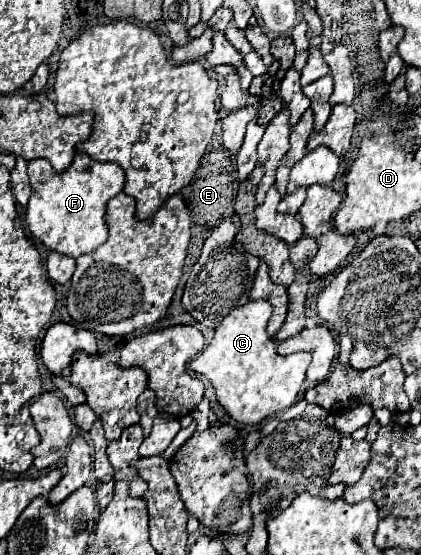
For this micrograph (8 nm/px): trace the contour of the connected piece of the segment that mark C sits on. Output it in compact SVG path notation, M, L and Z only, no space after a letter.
M265 299L235 307L215 329L213 339L205 341L203 351L189 363L189 369L195 371L203 383L205 378L211 381L217 401L225 411L245 425L261 423L263 419L289 409L297 399L305 371L311 363L311 355L303 351L293 355L277 353L277 345L265 331L271 313L273 305Z

